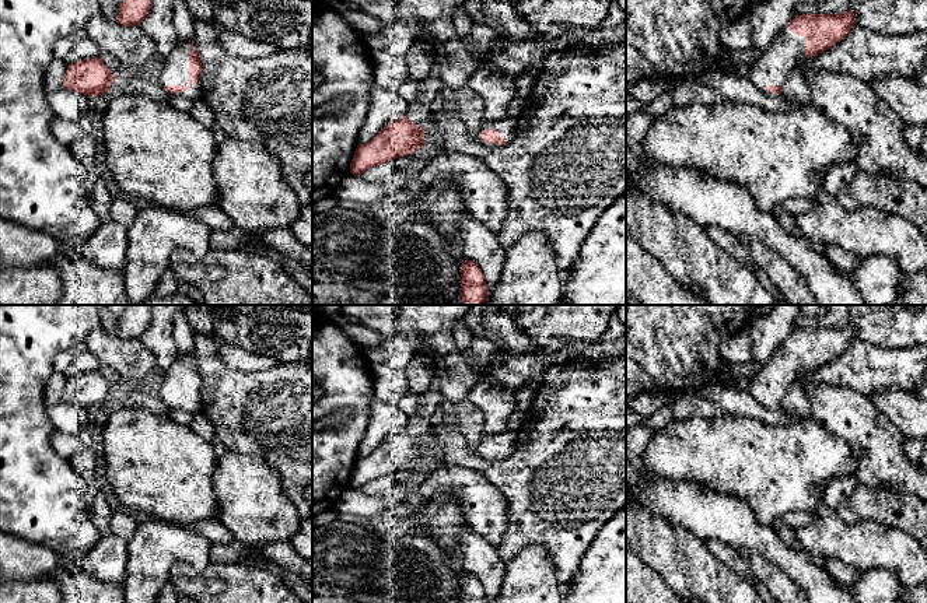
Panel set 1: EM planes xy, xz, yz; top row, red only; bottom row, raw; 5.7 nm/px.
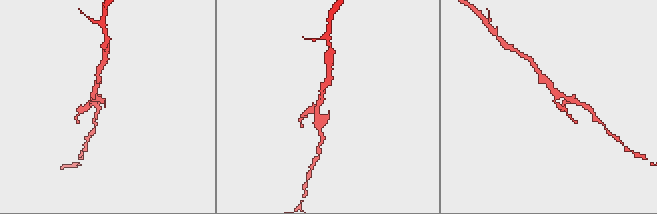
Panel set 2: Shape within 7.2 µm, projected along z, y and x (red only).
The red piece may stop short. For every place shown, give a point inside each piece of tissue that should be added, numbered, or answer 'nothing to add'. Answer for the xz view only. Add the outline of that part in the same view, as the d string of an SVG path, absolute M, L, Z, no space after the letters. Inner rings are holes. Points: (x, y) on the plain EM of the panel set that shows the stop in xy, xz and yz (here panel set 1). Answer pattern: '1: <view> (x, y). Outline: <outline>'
1: xz (507, 440). Outline: M504 431L504 432L497 432L492 437L489 435L483 435L483 434L478 434L473 439L475 442L475 446L476 446L476 451L479 452L479 446L482 444L487 444L487 442L494 442L499 449L504 449L506 451L506 457L501 459L501 457L490 457L490 456L486 456L486 455L482 455L482 457L485 460L487 460L489 463L499 463L499 462L503 462L506 460L507 457L511 456L511 453L514 452L514 448L517 445L517 431Z

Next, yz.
1: yz (773, 381). Outline: M788 336L790 337L790 336ZM788 337L773 351L770 360L766 365L752 378L752 382L748 388L753 399L767 410L780 410L781 407L773 409L770 404L766 404L766 399L779 399L784 400L790 386L797 381L797 376L805 371L805 351L793 347L788 343Z

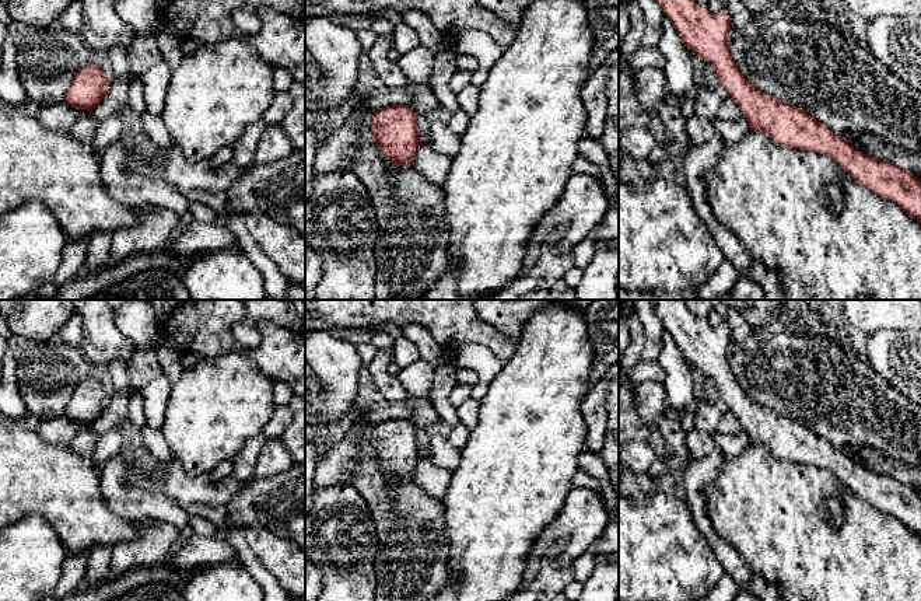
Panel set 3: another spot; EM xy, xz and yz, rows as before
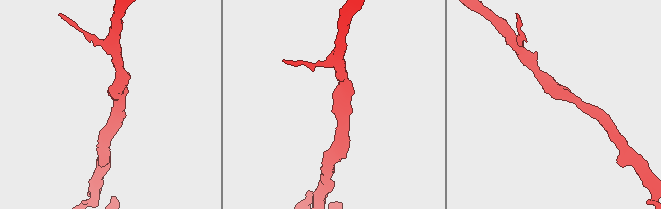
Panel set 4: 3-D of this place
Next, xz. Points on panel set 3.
nothing to add

